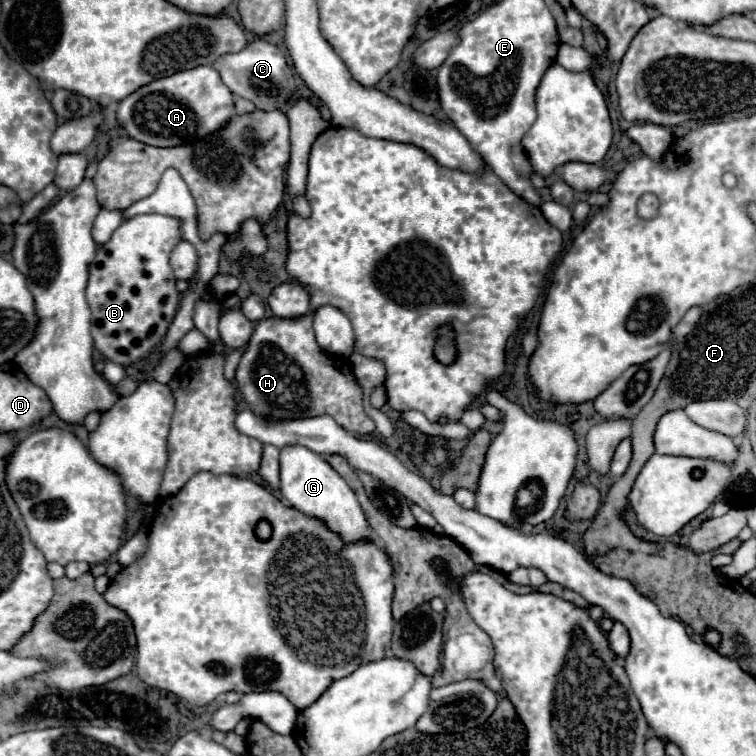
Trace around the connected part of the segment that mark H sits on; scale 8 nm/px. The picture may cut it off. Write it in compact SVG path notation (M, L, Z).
M312 312L298 318L270 316L256 322L246 352L236 368L236 386L242 402L260 416L284 420L330 414L352 434L370 434L376 428L364 412L362 388L348 362L342 358L334 360L316 344Z

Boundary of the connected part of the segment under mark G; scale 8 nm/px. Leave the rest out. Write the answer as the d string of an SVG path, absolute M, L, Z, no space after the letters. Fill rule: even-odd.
M286 446L280 452L280 494L286 504L304 512L306 516L320 518L328 524L330 530L342 536L344 542L354 540L374 540L374 534L364 518L364 512L340 474L324 460L324 456L308 450L306 446Z

